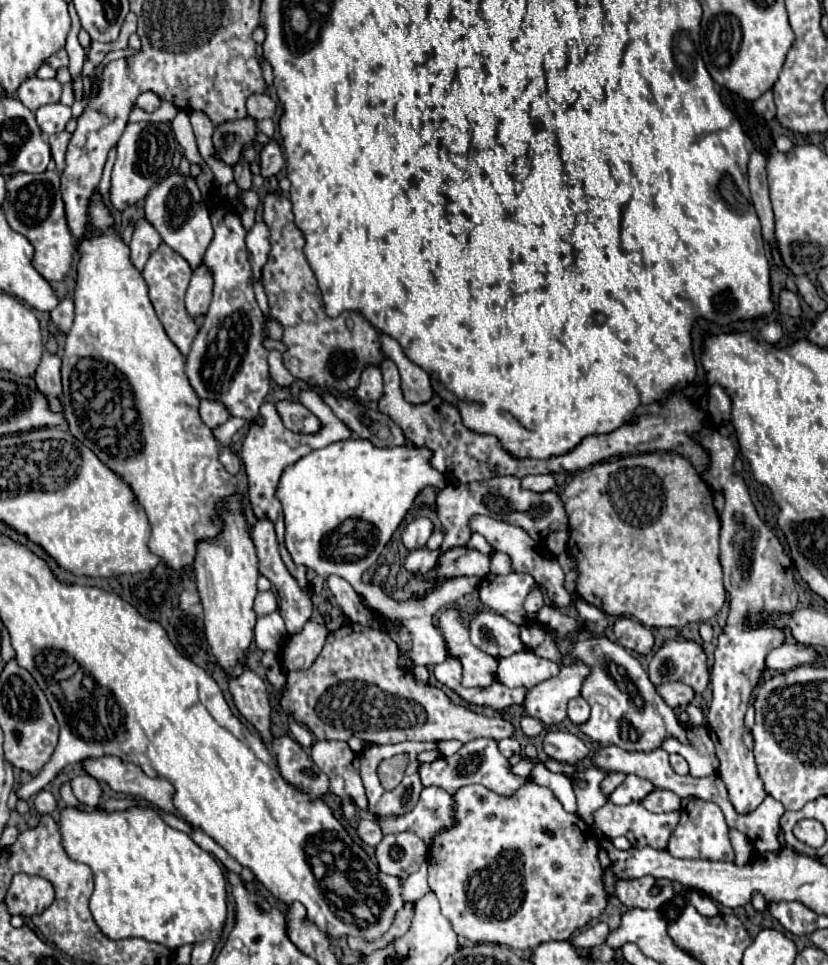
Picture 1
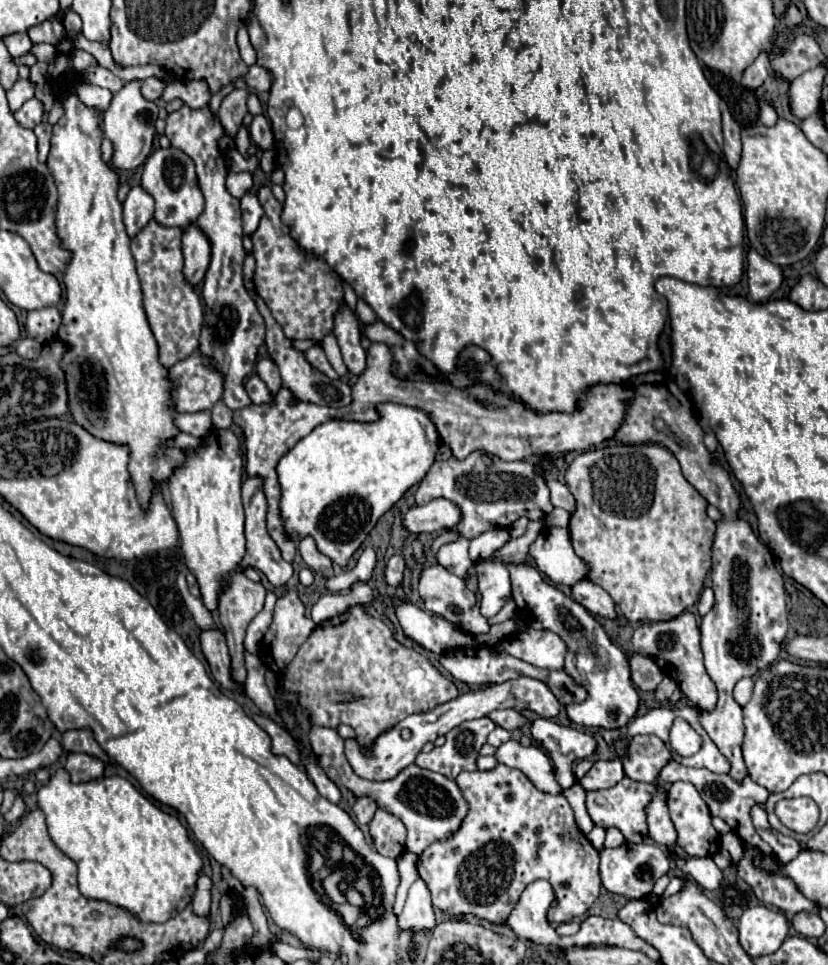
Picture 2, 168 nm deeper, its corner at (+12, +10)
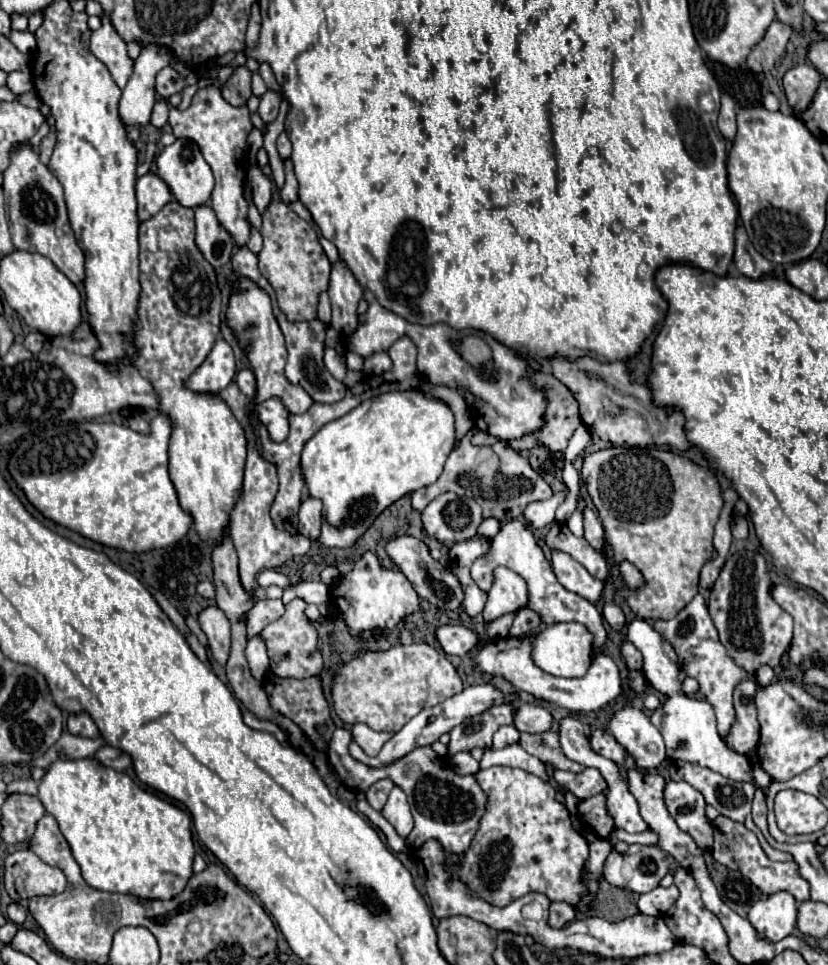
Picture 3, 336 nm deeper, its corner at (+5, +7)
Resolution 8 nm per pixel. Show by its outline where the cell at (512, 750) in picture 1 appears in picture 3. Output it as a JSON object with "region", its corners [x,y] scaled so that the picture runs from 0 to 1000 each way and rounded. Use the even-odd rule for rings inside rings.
{"region":[[[605,752],[595,763],[595,775],[607,775],[627,769],[627,759],[622,752]]]}

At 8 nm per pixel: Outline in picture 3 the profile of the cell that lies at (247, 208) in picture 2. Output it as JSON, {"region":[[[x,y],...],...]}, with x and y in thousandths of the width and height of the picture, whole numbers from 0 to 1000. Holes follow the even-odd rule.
{"region":[[[306,172],[301,176],[301,189],[306,193],[306,211],[310,213],[313,220],[320,220],[320,216],[327,209],[327,189],[325,189],[325,184],[315,178],[313,172]]]}

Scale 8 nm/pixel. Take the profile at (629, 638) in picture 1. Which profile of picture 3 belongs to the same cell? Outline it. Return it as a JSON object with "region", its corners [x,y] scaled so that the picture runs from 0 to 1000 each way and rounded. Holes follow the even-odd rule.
{"region":[[[668,572],[668,593],[687,613],[699,616],[716,626],[728,620],[731,605],[721,599],[714,599],[714,595],[690,576],[680,572]]]}

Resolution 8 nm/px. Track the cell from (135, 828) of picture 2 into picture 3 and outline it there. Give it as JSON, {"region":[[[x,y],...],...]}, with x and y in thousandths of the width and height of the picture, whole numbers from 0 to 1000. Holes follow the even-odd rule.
{"region":[[[112,785],[69,788],[59,794],[47,812],[47,829],[54,839],[74,856],[74,864],[86,877],[86,883],[98,897],[100,912],[124,924],[158,926],[170,933],[207,933],[221,924],[236,891],[236,877],[231,866],[231,846],[216,835],[192,827],[165,815],[151,800],[122,794]]]}

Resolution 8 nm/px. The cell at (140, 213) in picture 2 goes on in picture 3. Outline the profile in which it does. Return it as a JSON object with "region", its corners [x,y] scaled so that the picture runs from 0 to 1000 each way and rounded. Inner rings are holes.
{"region":[[[175,180],[165,187],[165,224],[168,230],[175,230],[178,226],[185,226],[204,207],[207,199],[199,193],[199,189],[190,180]]]}

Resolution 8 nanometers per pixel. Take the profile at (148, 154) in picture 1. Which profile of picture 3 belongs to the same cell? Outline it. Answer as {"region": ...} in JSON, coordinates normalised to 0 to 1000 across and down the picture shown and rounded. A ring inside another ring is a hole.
{"region":[[[180,46],[170,52],[161,77],[149,93],[144,106],[144,120],[151,131],[175,133],[182,126],[185,110],[187,110],[187,79],[192,73],[204,68],[209,56],[199,48]]]}

